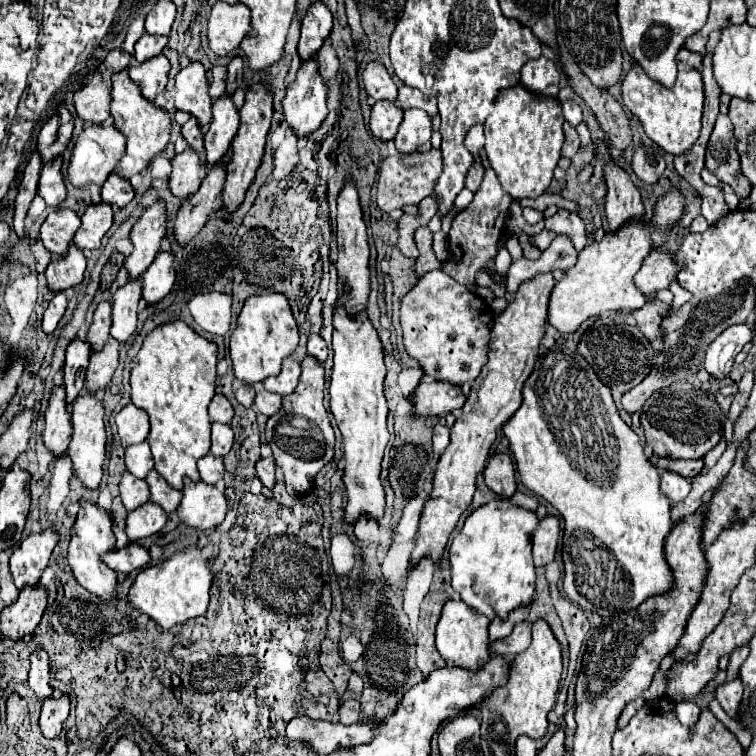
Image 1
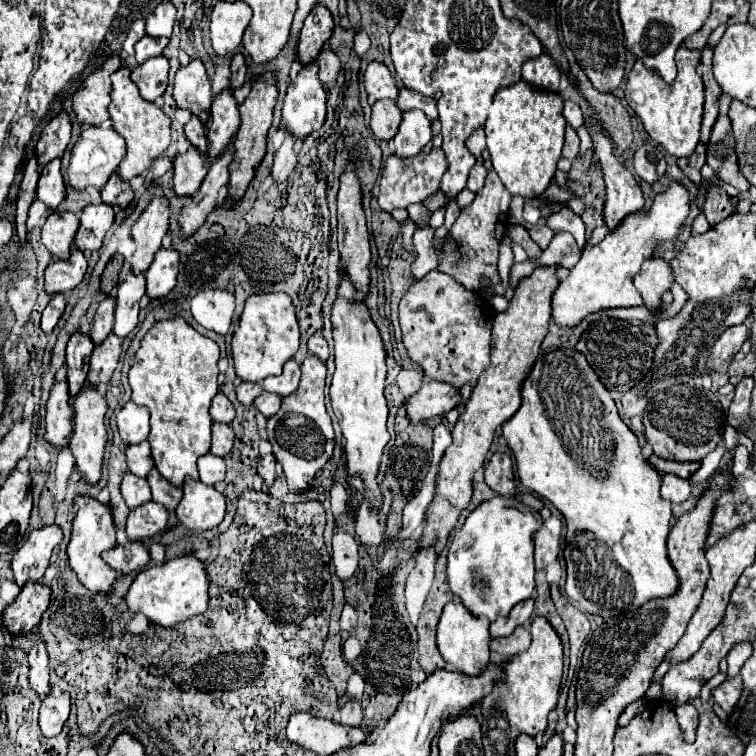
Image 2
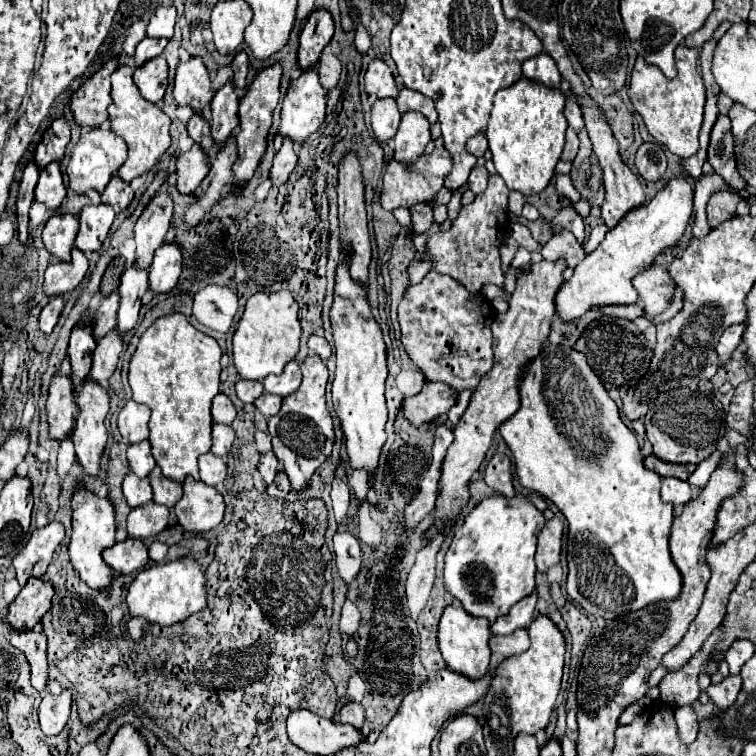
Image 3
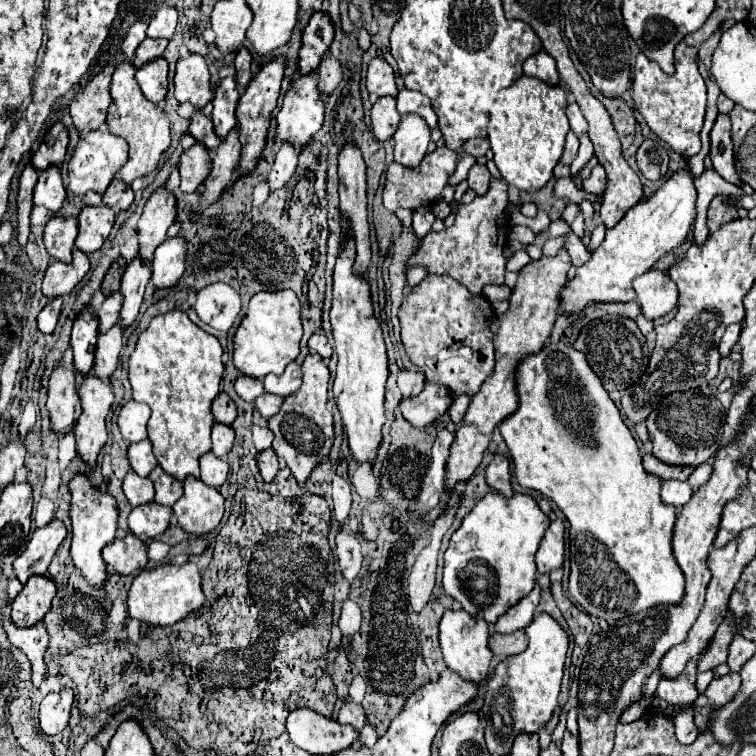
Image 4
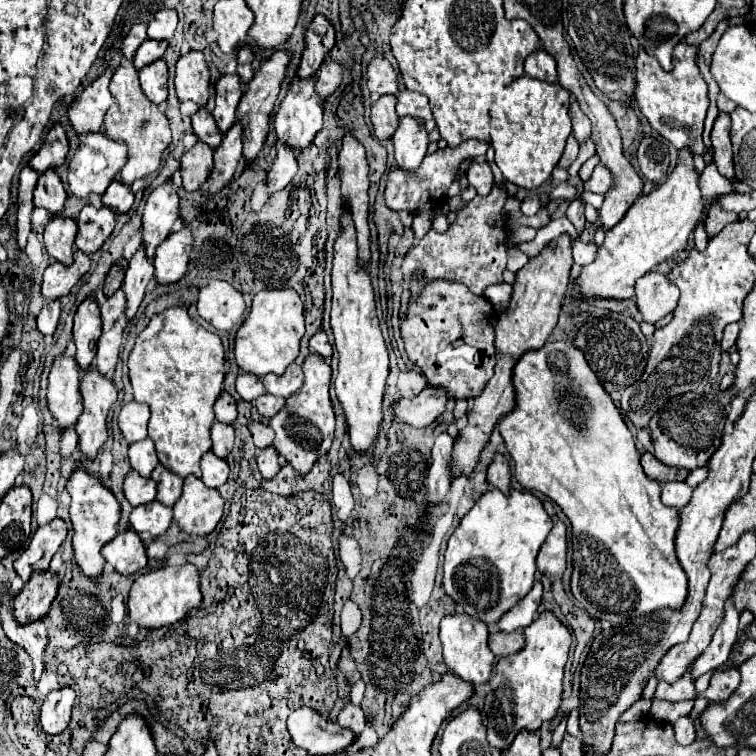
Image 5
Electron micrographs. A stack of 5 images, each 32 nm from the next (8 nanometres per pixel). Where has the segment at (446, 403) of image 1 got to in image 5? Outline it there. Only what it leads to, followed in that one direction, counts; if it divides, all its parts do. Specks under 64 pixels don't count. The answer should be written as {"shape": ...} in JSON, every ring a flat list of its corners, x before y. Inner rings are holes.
{"shape":[[426,386,416,398,398,400,394,404,394,414,414,428,424,428,432,424,446,410,446,402,448,394,444,388]]}

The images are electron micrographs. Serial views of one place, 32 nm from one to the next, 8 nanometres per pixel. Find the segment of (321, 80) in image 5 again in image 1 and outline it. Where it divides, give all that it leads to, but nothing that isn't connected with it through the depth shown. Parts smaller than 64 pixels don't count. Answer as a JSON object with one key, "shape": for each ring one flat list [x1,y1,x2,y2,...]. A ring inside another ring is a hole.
{"shape":[[326,38,322,48,316,52,316,60,320,64,320,76,324,78,324,82,332,80,336,76,336,70,338,70,338,58,336,58,334,48,330,46,330,38]]}

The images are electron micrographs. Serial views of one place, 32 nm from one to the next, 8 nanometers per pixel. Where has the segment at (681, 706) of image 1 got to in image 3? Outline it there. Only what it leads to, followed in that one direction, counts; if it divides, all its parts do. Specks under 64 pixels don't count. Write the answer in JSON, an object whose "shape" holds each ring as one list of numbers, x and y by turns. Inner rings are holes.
{"shape":[[680,706,674,712,676,712,680,740,684,744,692,744,696,740,696,734,698,734,698,720,696,720,694,708,692,706]]}

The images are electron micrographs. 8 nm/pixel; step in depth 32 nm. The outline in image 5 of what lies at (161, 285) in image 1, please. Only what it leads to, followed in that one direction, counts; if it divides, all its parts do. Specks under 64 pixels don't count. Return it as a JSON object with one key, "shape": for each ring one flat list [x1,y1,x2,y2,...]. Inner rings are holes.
{"shape":[[188,228,168,236,154,254,154,280,156,284,174,284,178,282,186,268,192,252,192,234]]}

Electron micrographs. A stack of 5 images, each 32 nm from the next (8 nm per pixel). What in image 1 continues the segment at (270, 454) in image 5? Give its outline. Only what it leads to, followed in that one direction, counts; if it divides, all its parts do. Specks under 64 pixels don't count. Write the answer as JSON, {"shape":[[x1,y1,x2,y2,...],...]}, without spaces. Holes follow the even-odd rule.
{"shape":[[262,458,258,464,256,464,256,476,260,478,260,482,266,486,266,488,274,488,276,484,276,478,274,478,274,460,272,458]]}

